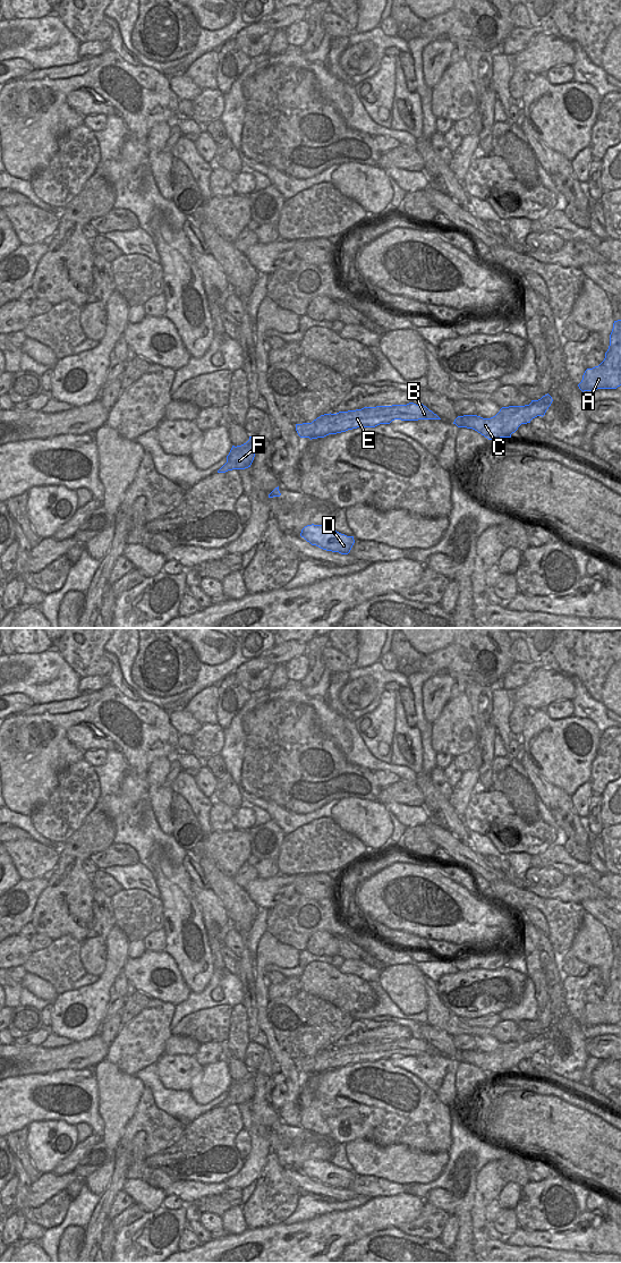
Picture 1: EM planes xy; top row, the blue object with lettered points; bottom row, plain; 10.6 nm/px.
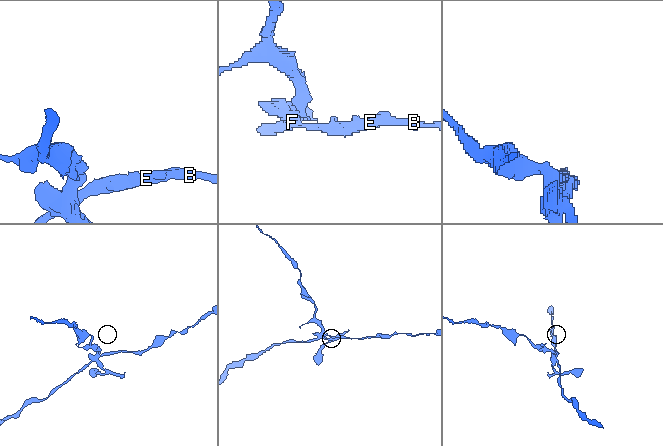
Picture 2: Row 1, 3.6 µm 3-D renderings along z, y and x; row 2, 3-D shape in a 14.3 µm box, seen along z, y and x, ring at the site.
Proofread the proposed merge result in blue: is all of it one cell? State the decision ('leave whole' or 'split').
split

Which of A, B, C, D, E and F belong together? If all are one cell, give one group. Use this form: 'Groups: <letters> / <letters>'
Groups: A B C E F / D.

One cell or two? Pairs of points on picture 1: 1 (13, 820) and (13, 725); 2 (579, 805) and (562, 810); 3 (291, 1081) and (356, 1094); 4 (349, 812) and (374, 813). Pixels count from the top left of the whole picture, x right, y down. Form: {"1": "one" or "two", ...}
{"1": "two", "2": "two", "3": "two", "4": "one"}

